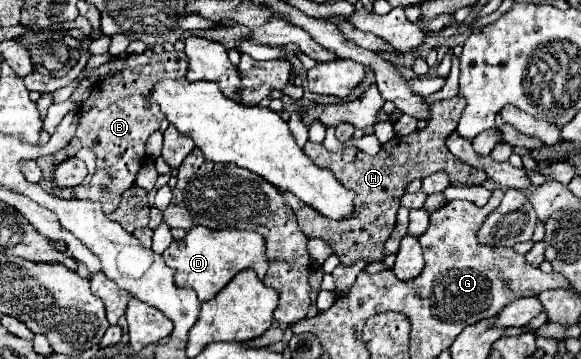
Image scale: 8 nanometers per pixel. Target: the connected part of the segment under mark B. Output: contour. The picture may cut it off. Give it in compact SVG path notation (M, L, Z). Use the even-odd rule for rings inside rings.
M162 52L162 54L140 54L140 56L128 56L124 58L126 68L110 78L104 78L102 82L94 84L92 94L86 98L86 102L80 106L80 124L70 140L68 146L64 146L60 152L38 158L38 164L42 168L42 180L40 186L46 192L58 194L62 198L88 198L88 200L98 200L102 202L102 210L106 214L114 212L120 204L122 192L130 188L136 180L136 174L140 166L146 160L146 142L152 132L160 128L160 122L164 120L162 110L150 102L150 88L154 88L154 80L164 80L164 78L182 78L186 76L188 60L184 52ZM80 148L92 148L98 156L98 174L92 176L92 180L86 186L76 186L76 188L58 188L54 184L54 168L72 158Z

